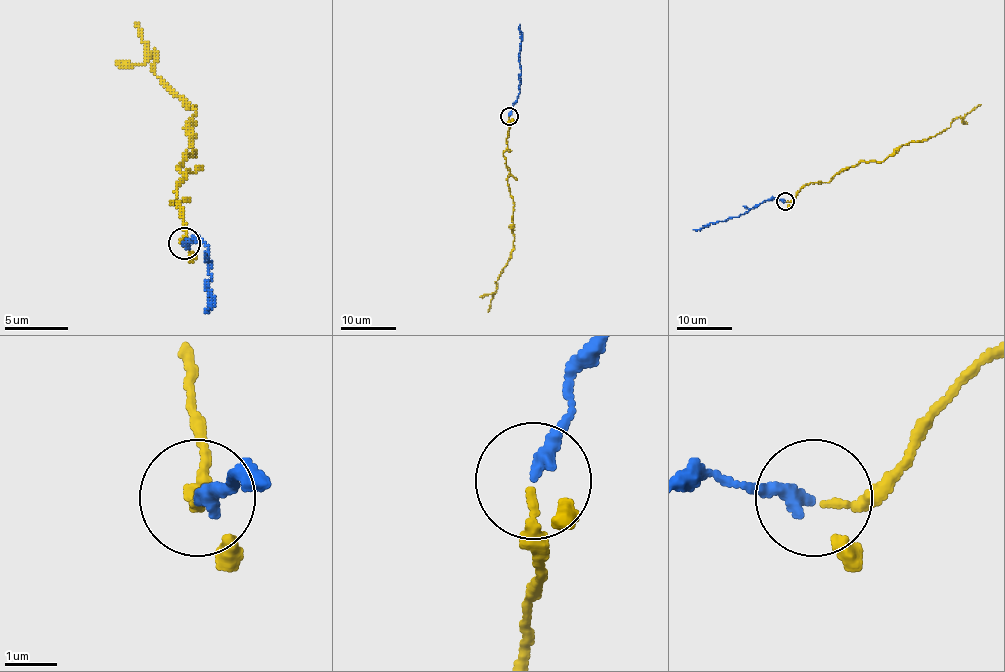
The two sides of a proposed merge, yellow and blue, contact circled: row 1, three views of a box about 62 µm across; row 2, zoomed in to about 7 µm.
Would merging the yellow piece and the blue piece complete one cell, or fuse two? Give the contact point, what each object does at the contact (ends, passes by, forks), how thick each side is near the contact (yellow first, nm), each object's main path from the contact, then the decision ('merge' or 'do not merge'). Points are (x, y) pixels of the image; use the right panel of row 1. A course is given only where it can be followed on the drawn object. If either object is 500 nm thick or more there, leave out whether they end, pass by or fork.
(785, 201) | yellow passes by | blue ends | 130/280 nm | yellow via (786, 202), (808, 184), (828, 182), (861, 161), (883, 161), (903, 145), (927, 140), (981, 104) | blue via (785, 200), (769, 199), (737, 217), (693, 229) | merge

